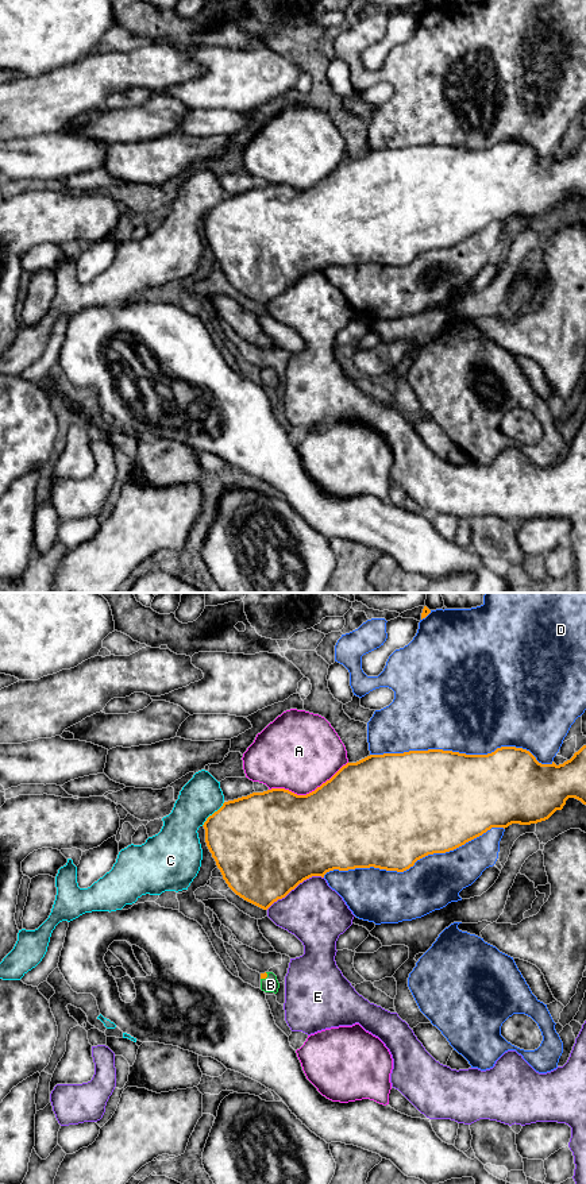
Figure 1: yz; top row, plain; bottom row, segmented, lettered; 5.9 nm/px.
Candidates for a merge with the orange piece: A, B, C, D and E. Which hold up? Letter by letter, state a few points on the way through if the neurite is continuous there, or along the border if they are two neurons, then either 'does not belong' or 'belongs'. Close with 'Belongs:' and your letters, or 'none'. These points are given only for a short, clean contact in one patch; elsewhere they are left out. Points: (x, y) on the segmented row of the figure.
A: does not belong
B: across yz (262, 975), (265, 978), (270, 984) | belongs
C: does not belong
D: does not belong
E: does not belong
Belongs: B

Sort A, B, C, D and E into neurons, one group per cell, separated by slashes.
A / B / C / D / E

